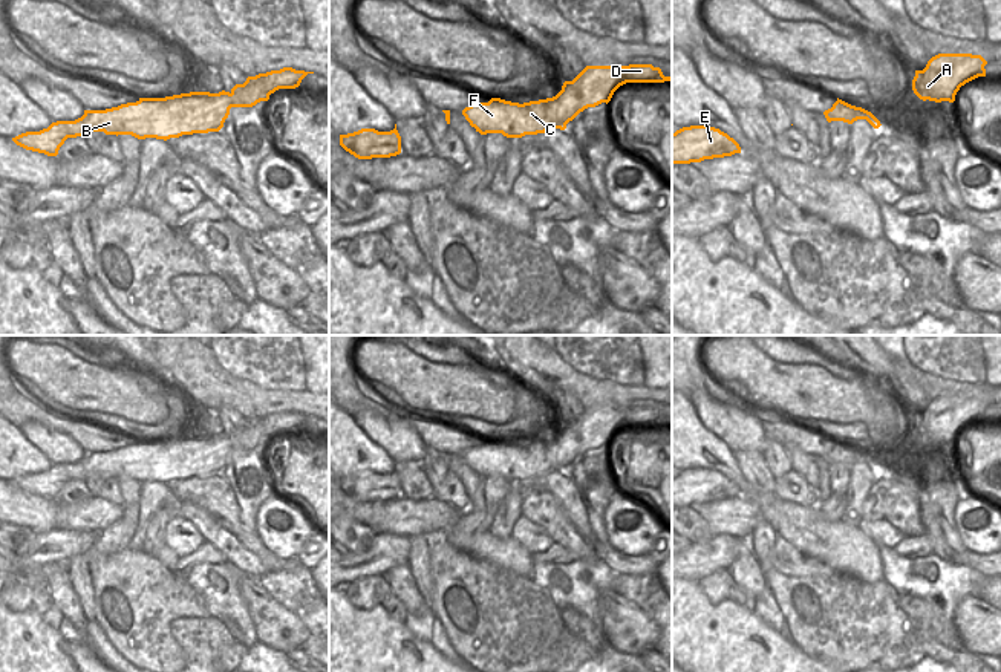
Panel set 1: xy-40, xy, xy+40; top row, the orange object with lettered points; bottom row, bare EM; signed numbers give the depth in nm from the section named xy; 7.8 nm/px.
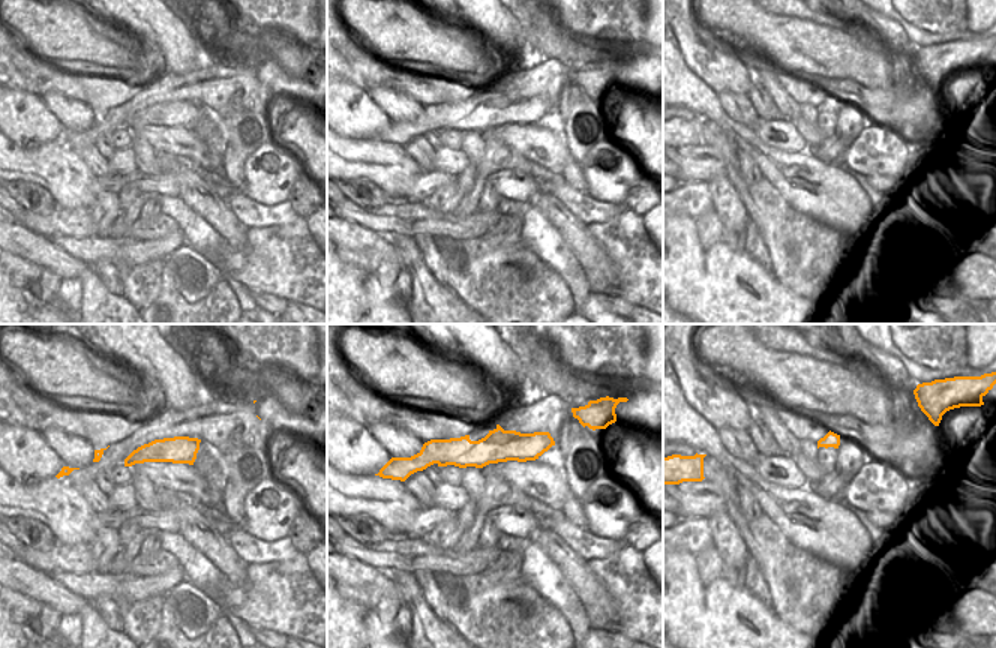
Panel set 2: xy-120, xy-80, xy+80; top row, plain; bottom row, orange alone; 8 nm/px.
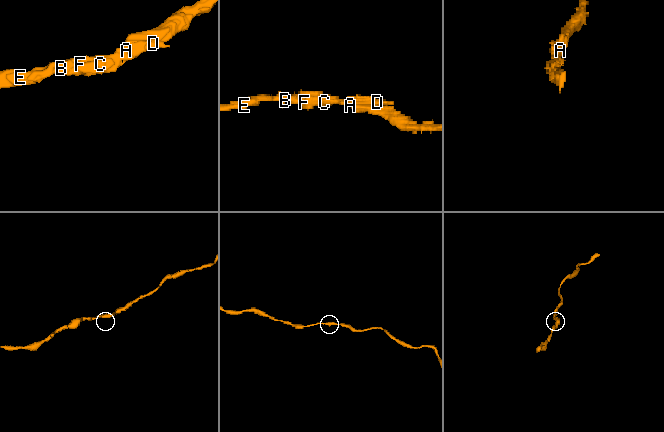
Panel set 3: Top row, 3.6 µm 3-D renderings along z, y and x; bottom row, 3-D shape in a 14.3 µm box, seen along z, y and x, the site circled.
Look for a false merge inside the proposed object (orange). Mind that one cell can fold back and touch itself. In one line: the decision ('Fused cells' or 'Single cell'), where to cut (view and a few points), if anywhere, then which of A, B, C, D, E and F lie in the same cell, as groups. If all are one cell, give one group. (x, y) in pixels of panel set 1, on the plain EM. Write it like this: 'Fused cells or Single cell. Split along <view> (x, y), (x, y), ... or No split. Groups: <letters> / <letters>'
Single cell. No split. Groups: A B C D E F.

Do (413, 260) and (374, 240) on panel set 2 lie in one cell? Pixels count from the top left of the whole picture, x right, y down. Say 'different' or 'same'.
different

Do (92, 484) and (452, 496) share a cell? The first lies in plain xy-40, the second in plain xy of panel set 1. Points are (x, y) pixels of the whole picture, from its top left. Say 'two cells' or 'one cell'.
two cells

